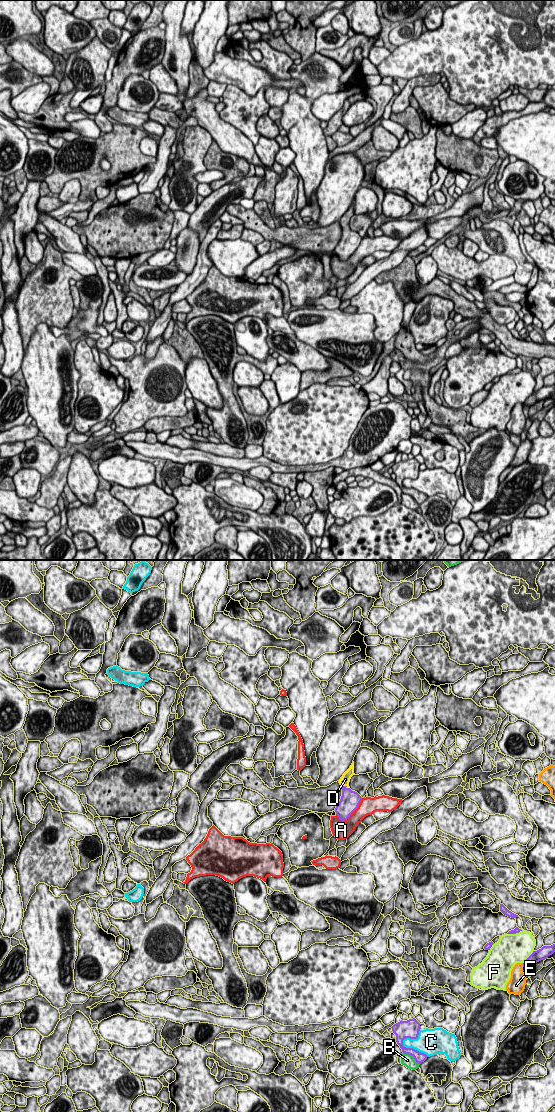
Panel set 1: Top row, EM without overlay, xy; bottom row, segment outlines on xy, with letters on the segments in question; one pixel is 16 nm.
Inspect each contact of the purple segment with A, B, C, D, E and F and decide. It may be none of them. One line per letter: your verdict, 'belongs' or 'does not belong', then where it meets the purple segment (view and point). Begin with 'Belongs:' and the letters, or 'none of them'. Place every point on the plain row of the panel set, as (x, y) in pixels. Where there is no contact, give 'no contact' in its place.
Belongs: D
A: does not belong; contact xy (352, 252)
B: does not belong; contact xy (412, 495)
C: does not belong; contact xy (412, 488)
D: belongs; contact xy (346, 226)
E: does not belong; contact xy (523, 405)
F: does not belong; contact xy (528, 397)

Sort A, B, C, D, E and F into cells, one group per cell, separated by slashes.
A / B / C / D / E / F

